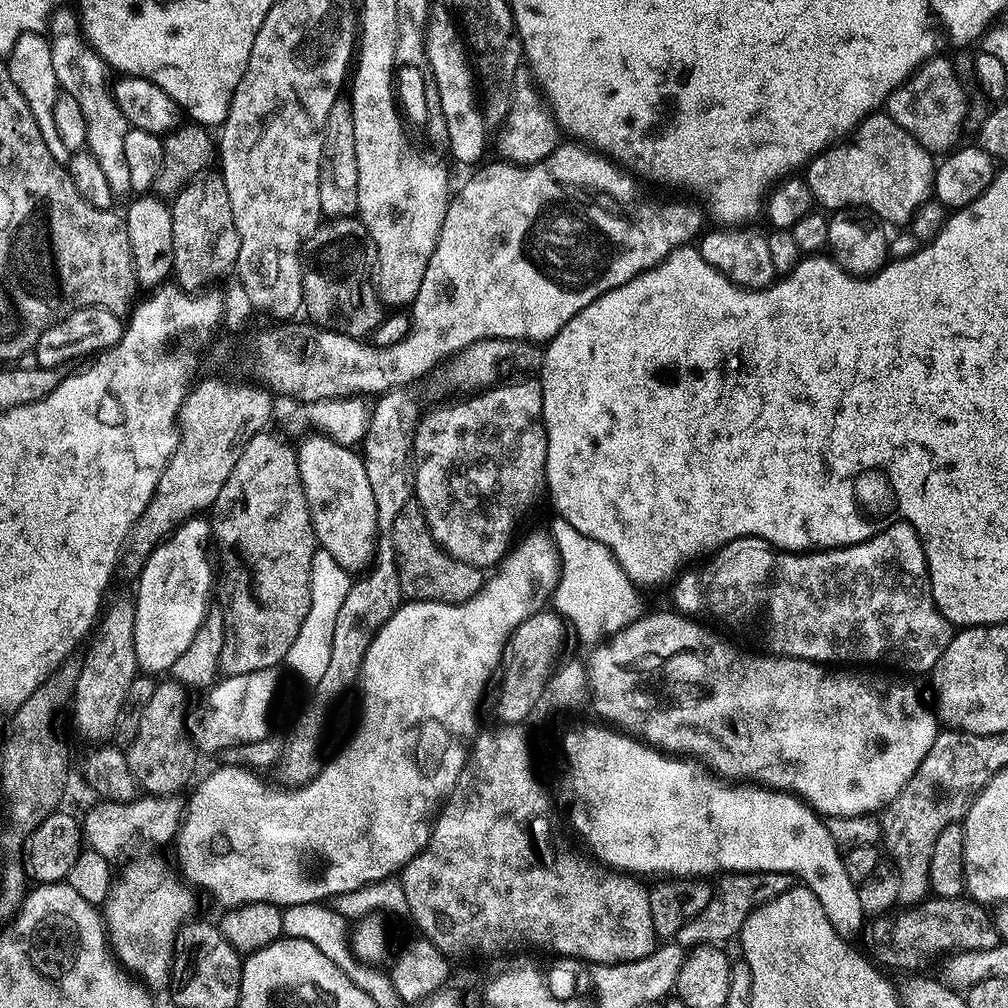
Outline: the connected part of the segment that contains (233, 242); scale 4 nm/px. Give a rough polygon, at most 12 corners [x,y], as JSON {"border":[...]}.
{"border":[[224,175],[171,201],[173,273],[188,290],[233,271],[240,249]]}

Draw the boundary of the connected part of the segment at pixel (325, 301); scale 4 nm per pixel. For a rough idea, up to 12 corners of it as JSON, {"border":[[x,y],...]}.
{"border":[[356,218],[321,223],[302,256],[317,329],[384,321],[376,247]]}

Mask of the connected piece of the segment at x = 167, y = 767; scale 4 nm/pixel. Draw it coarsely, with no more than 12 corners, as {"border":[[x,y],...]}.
{"border":[[157,683],[126,749],[137,785],[175,797],[198,752],[186,692]]}

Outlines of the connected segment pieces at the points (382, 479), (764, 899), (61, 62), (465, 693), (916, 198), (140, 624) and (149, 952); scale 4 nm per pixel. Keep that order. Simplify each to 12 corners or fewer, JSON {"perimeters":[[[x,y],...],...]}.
{"perimeters":[[[391,388],[370,408],[362,459],[376,527],[414,496],[422,407]],[[778,872],[727,875],[675,936],[681,948],[735,941],[752,911],[794,887]],[[67,6],[50,17],[56,82],[78,102],[86,150],[114,194],[131,193],[130,125],[109,69]],[[532,532],[464,604],[408,600],[308,784],[219,766],[180,872],[319,904],[428,847],[503,644],[560,581]],[[884,110],[806,165],[821,209],[907,225],[933,153]],[[211,523],[178,525],[143,561],[134,652],[161,674],[210,607]],[[129,863],[102,915],[115,959],[172,979],[193,915],[183,883]]]}

